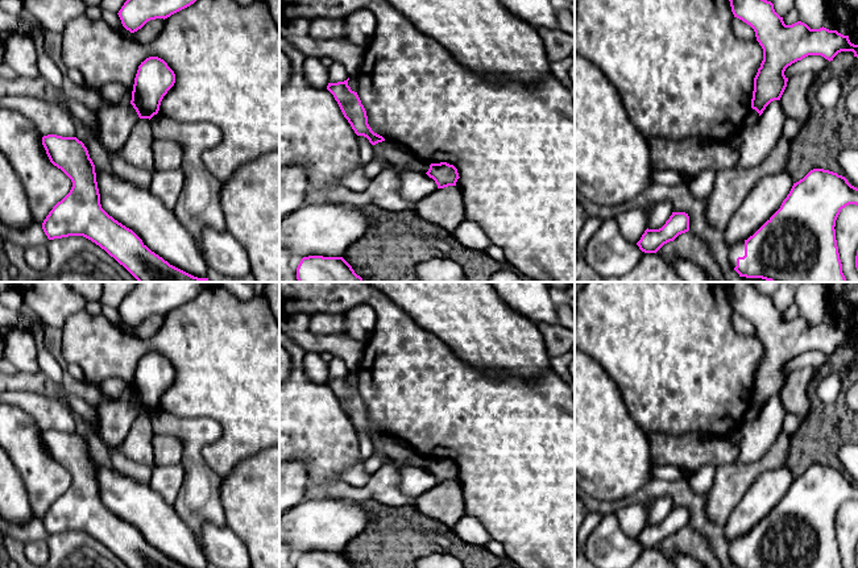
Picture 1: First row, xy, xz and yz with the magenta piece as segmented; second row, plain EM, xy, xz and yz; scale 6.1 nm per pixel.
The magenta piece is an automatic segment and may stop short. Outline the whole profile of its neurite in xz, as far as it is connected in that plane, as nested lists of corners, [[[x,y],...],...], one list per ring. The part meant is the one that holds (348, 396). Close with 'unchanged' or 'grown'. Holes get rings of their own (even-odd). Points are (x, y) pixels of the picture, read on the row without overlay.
[[[348,376],[328,378],[327,385],[333,390],[344,412],[351,419],[357,431],[364,431],[372,440],[385,436],[385,434],[372,426],[368,411],[357,387],[352,386]]]; unchanged

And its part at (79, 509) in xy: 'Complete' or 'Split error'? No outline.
Complete

